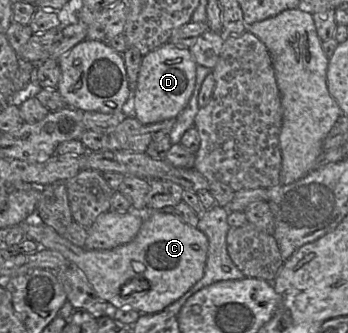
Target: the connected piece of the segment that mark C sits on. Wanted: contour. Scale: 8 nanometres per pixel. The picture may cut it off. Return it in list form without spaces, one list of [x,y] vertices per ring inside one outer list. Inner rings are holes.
[[[152,211],[150,217],[143,221],[137,235],[129,243],[109,250],[87,250],[74,245],[59,235],[53,228],[45,224],[19,224],[23,227],[26,238],[35,241],[40,248],[57,251],[70,263],[75,265],[85,276],[90,286],[99,298],[106,301],[111,309],[132,308],[141,314],[156,314],[181,298],[204,275],[208,251],[208,238],[199,229],[183,222],[175,214],[166,214],[161,211]],[[132,279],[144,279],[149,287],[146,290],[135,292],[127,296],[121,295],[121,287]]]

